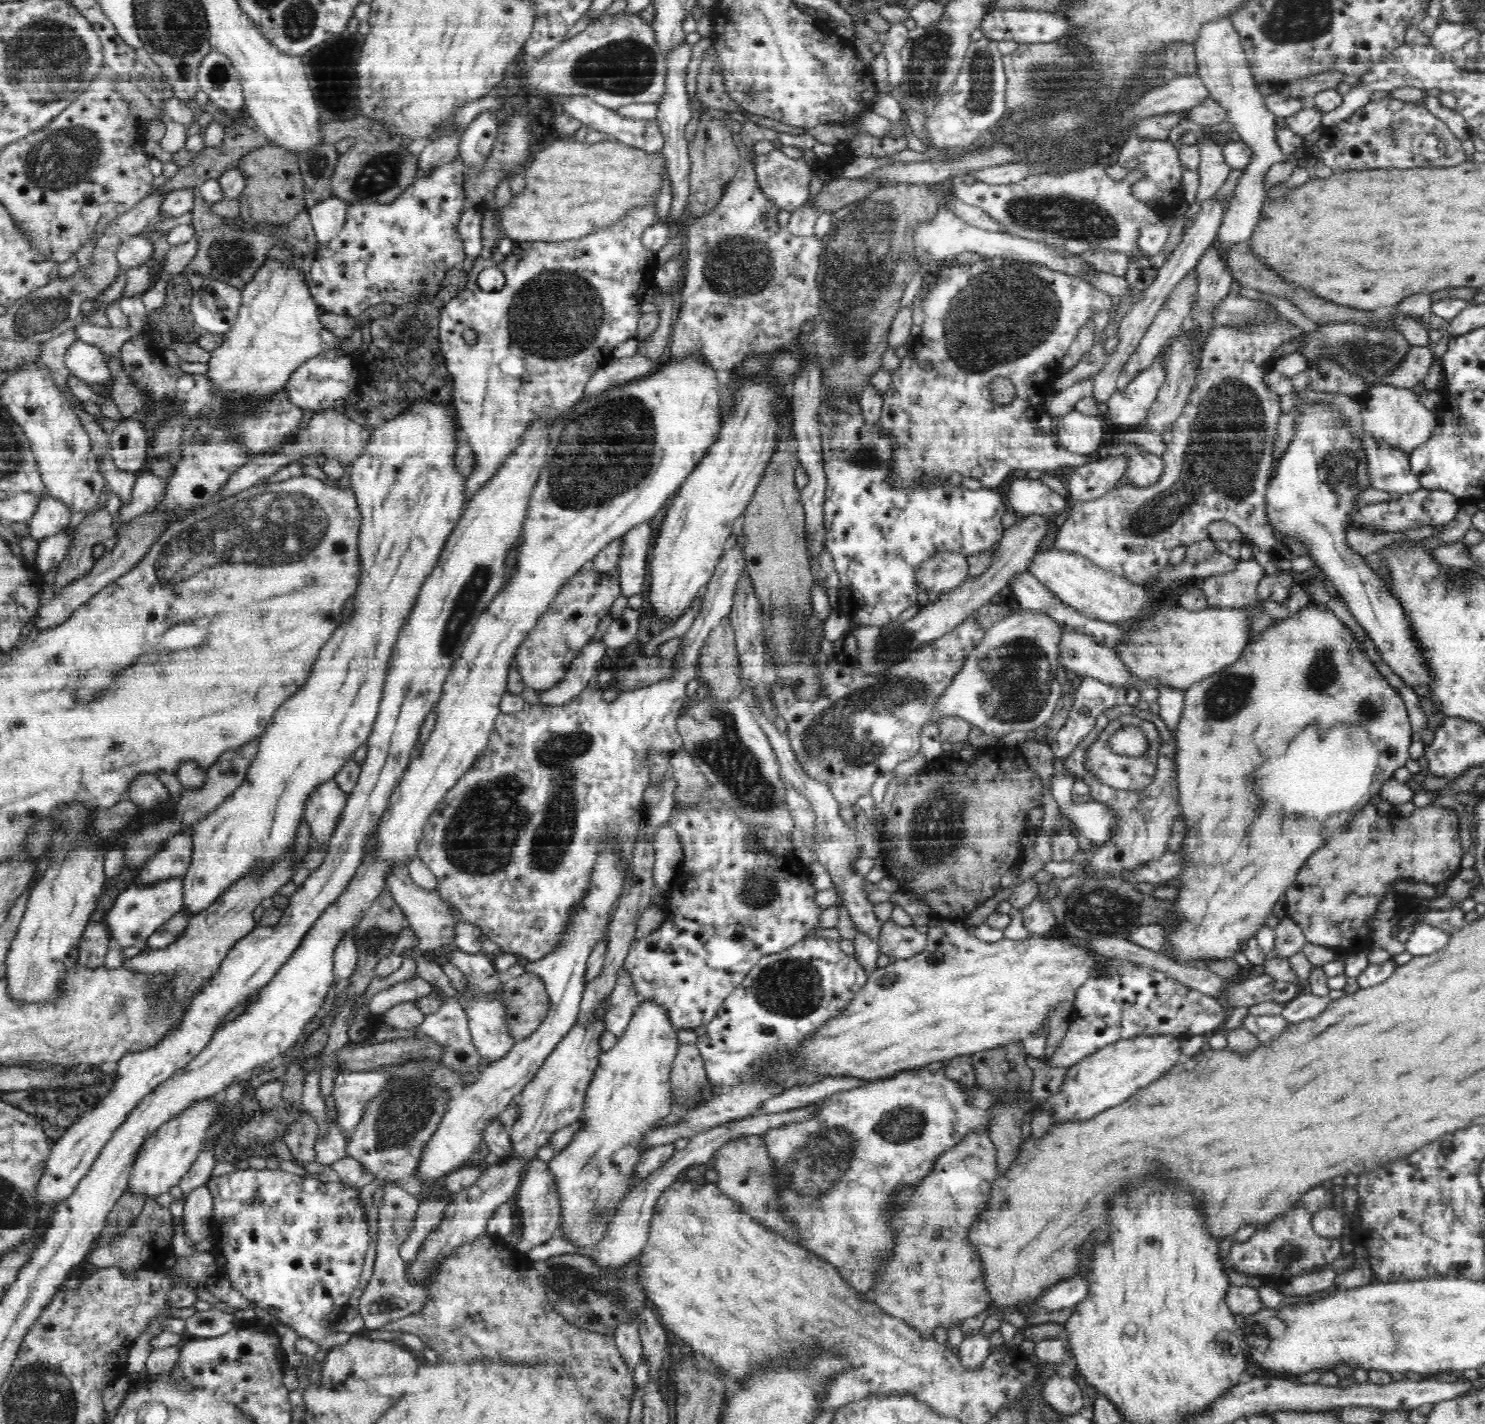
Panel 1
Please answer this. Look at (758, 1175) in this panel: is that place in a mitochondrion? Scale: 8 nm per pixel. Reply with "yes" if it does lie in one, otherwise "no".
yes

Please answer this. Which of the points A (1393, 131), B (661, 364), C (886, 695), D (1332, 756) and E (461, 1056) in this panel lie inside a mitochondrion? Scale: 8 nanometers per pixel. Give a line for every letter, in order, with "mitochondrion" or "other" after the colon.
A: mitochondrion
B: other
C: mitochondrion
D: other
E: other

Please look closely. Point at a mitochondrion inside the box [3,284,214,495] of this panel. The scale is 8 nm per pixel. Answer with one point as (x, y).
(38, 316)

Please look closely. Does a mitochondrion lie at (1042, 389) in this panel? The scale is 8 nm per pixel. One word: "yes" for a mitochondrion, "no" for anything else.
no

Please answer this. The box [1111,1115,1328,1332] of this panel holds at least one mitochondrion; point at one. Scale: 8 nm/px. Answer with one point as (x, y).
(1288, 1254)

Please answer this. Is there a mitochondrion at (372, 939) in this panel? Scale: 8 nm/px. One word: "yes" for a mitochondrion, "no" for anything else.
yes

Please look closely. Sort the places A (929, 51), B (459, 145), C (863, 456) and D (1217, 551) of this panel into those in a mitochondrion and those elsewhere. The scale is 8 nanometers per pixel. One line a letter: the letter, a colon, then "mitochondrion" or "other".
A: mitochondrion
B: other
C: mitochondrion
D: other

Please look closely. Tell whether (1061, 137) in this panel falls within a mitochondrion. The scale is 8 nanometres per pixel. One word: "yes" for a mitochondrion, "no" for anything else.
no

